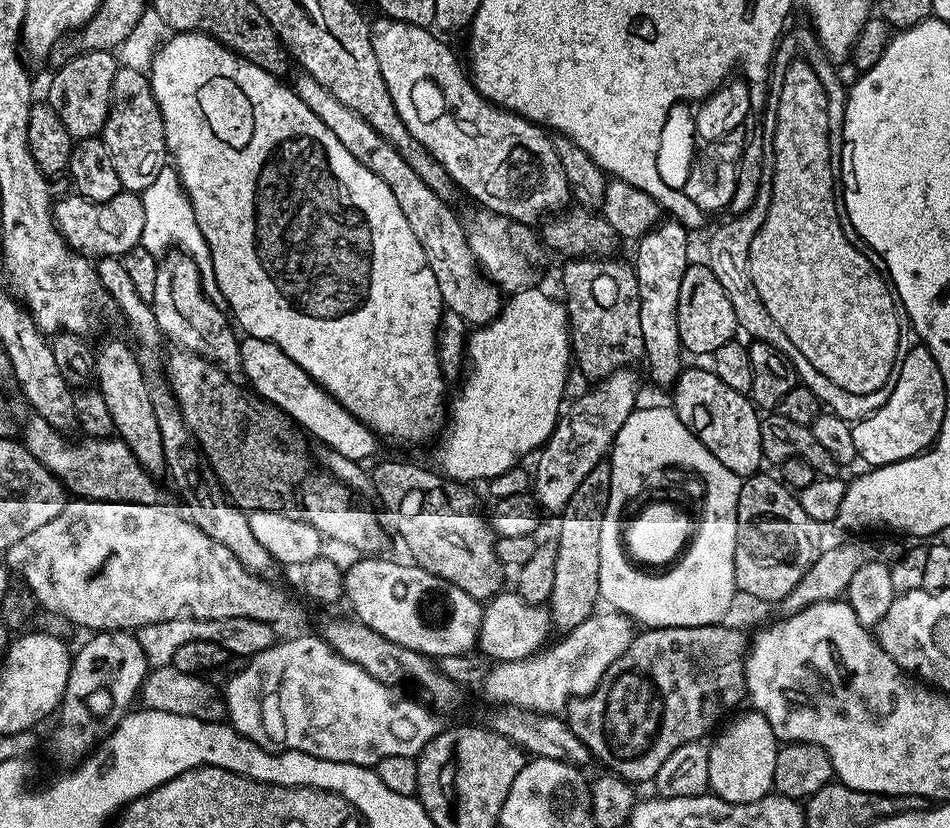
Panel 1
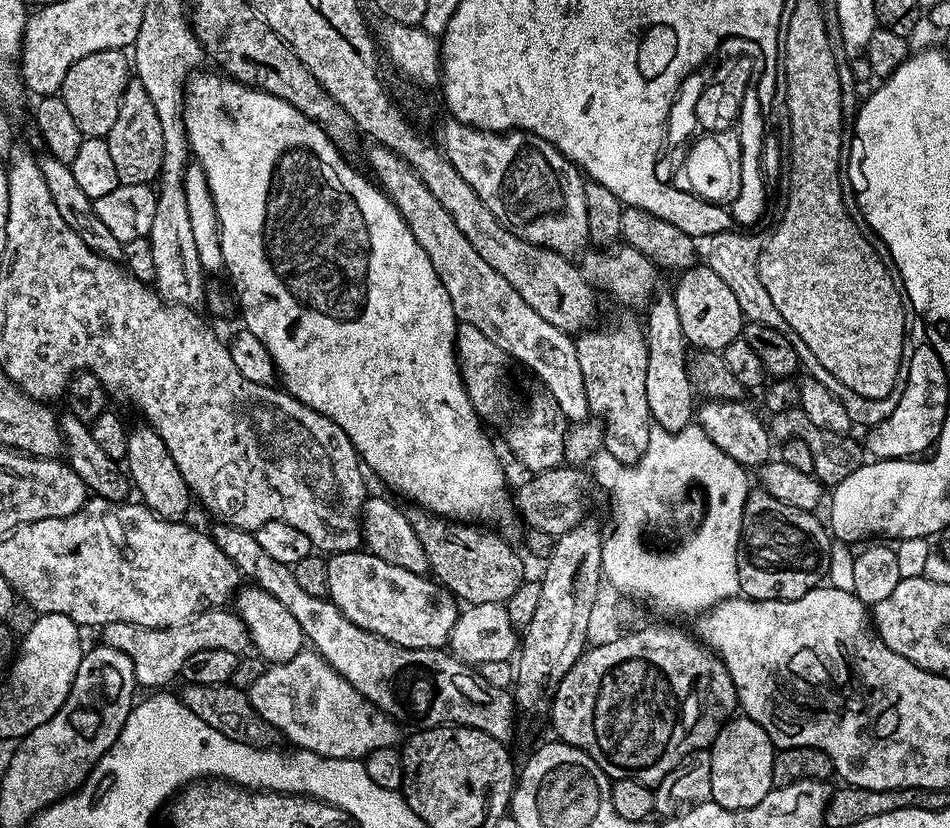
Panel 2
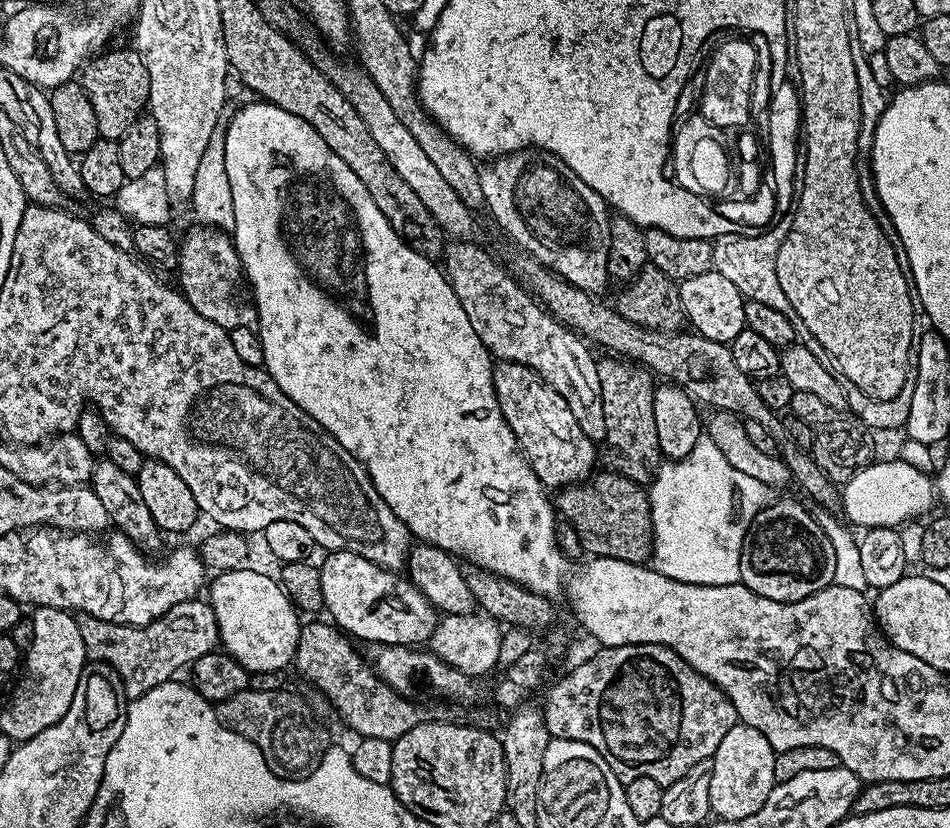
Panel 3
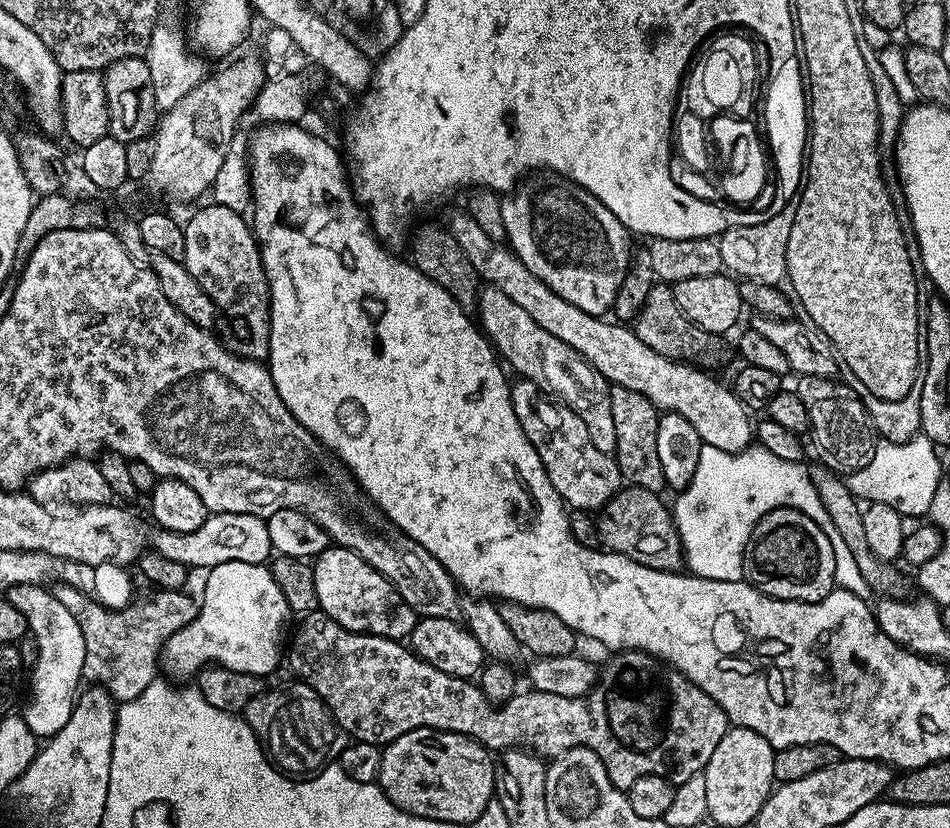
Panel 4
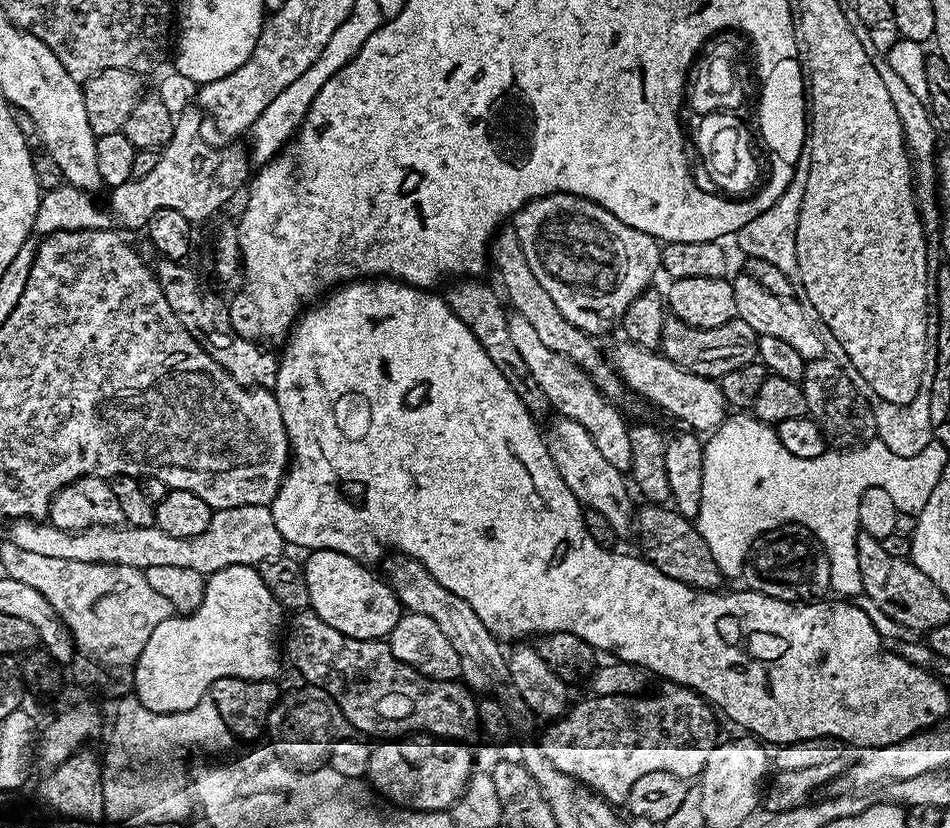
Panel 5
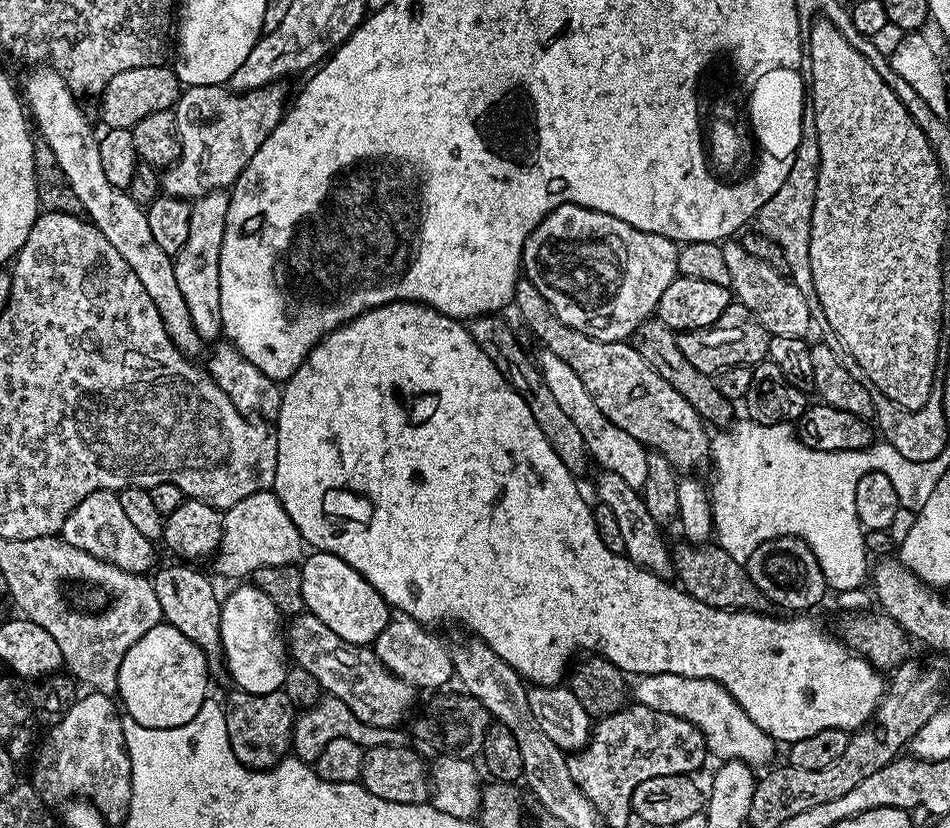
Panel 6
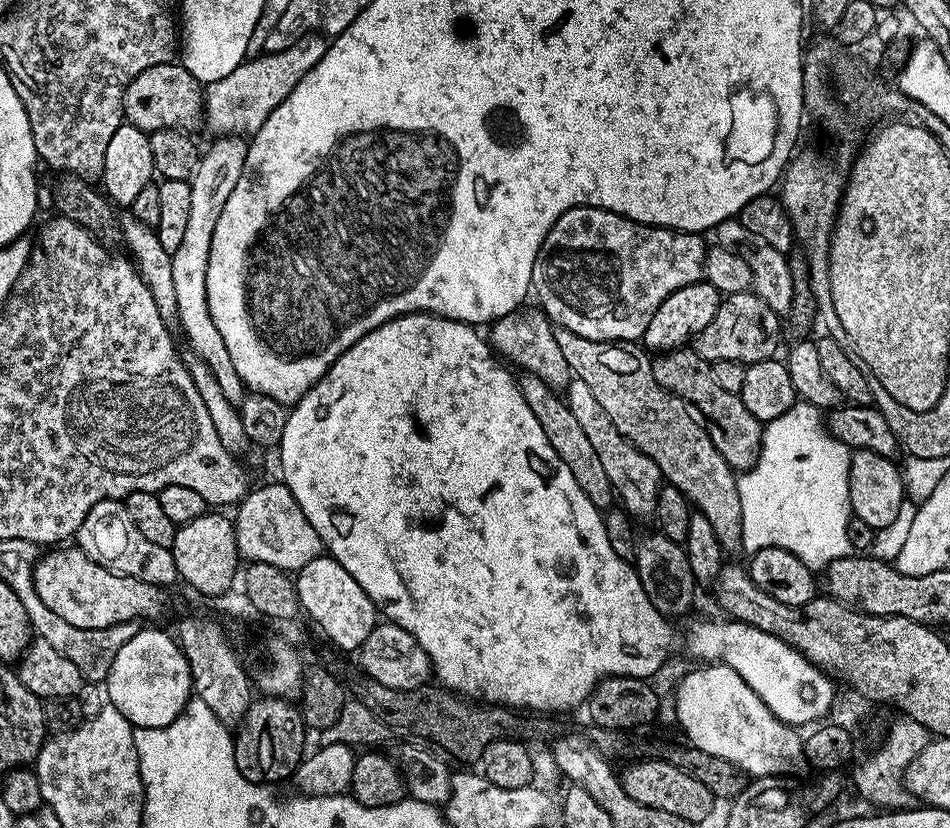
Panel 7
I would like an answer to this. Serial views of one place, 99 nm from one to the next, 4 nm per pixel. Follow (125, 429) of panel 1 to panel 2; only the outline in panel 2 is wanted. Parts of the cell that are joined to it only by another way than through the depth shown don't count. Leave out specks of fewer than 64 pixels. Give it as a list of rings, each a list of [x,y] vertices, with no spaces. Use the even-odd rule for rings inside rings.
[[[141,426],[133,427],[128,434],[128,458],[126,472],[130,477],[131,487],[139,499],[150,509],[155,516],[164,520],[183,521],[188,512],[188,507],[194,504],[194,497],[188,488],[186,478],[182,478],[182,470],[178,470],[178,462],[170,458],[170,450],[166,450],[166,442],[153,428]]]

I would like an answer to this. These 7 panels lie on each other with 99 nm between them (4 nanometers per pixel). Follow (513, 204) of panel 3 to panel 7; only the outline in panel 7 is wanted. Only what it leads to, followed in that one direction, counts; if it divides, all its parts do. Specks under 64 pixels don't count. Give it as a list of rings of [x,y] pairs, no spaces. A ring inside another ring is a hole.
[[[581,206],[566,210],[546,234],[534,258],[531,291],[537,296],[539,307],[556,328],[565,328],[582,338],[603,342],[636,342],[643,337],[654,310],[682,286],[704,280],[706,244],[695,232],[673,232],[639,224],[599,206]]]

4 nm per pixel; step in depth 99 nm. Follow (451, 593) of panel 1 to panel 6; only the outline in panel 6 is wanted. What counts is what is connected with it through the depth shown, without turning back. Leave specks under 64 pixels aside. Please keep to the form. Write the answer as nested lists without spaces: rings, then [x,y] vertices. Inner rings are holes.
[[[313,551],[311,555],[300,568],[305,609],[320,618],[346,642],[371,645],[378,634],[382,634],[390,619],[390,609],[382,594],[378,594],[378,590],[374,590],[374,586],[370,586],[370,582],[366,582],[358,570],[342,562],[342,558],[329,552]]]

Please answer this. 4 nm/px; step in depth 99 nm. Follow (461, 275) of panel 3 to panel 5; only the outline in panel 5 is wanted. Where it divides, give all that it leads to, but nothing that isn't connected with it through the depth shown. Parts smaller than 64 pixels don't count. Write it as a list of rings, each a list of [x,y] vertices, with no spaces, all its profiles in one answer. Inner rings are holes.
[[[515,314],[509,315],[508,325],[510,326],[510,339],[513,340],[518,355],[530,374],[534,374],[534,382],[542,386],[542,394],[546,394],[549,405],[556,408],[561,417],[565,420],[578,422],[590,438],[594,438],[594,446],[614,466],[614,470],[627,473],[632,466],[632,455],[630,454],[630,434],[628,433],[629,421],[624,421],[624,416],[619,412],[617,405],[609,400],[598,390],[591,378],[574,363],[570,358],[562,354],[556,354],[545,347],[538,338],[537,331],[526,322],[525,318]]]

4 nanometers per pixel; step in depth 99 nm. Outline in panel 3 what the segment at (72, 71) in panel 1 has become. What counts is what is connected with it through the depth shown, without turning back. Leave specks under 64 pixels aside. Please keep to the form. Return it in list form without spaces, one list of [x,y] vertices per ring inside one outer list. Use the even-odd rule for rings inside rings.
[[[133,47],[116,48],[97,53],[81,69],[78,82],[90,98],[94,108],[96,129],[99,137],[119,141],[133,121],[147,105],[150,80],[140,54]]]

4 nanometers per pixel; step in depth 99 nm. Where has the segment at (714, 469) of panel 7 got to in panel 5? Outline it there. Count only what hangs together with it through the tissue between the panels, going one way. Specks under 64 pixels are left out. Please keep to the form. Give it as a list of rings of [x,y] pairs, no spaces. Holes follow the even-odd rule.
[[[505,223],[497,229],[491,244],[489,245],[489,255],[492,264],[498,267],[500,272],[500,280],[504,284],[505,299],[510,300],[515,315],[522,316],[530,326],[537,331],[538,338],[545,347],[556,354],[562,354],[570,358],[591,378],[598,390],[605,397],[613,402],[620,401],[619,399],[626,394],[626,386],[607,357],[600,352],[593,337],[587,332],[580,331],[573,326],[564,315],[558,310],[551,301],[550,294],[547,294],[543,289],[542,284],[538,282],[534,276],[534,272],[530,270],[529,263],[526,261],[526,254],[522,251],[522,244],[518,240],[516,227],[513,223]]]

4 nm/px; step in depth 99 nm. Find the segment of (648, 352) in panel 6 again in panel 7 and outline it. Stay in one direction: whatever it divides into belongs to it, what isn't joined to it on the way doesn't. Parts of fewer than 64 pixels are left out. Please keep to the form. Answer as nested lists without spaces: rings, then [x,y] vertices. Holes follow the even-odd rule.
[[[685,346],[657,355],[652,360],[652,366],[658,385],[695,409],[711,442],[714,442],[714,446],[732,469],[742,473],[755,466],[764,437],[764,424],[754,418],[754,414],[750,414],[746,406],[742,406],[737,393],[722,390],[722,386],[714,382],[709,361],[701,358],[691,347]]]

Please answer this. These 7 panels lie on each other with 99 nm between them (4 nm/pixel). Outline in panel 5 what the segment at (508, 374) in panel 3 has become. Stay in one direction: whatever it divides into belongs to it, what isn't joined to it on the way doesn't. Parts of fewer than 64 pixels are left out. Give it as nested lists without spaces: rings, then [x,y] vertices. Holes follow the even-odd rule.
[[[556,418],[546,428],[546,439],[550,458],[554,458],[554,466],[558,466],[558,474],[562,474],[562,482],[566,482],[574,498],[578,498],[585,509],[593,508],[601,513],[610,522],[617,537],[624,538],[627,532],[631,533],[634,528],[634,507],[629,481],[625,473],[614,470],[614,466],[606,462],[598,446],[594,446],[594,438],[590,438],[590,434],[586,434],[578,422]]]

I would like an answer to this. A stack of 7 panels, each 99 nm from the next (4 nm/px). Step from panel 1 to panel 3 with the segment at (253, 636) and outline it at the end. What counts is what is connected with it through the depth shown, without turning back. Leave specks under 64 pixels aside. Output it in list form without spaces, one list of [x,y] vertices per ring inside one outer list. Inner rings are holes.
[[[204,598],[182,602],[165,616],[159,616],[154,622],[143,626],[115,624],[85,615],[81,615],[78,621],[87,659],[98,664],[109,664],[122,678],[124,694],[129,701],[173,679],[179,668],[187,669],[192,661],[202,658],[202,654],[217,651],[220,644],[216,615],[211,603]]]

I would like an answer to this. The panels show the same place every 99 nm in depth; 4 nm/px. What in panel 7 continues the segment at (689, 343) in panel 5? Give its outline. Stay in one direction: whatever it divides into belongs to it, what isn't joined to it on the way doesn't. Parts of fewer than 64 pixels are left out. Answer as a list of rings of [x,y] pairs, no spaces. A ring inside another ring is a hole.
[[[733,292],[721,299],[714,318],[710,318],[710,326],[695,337],[694,350],[709,362],[733,360],[747,366],[759,360],[773,359],[780,344],[780,320],[781,317],[770,310],[770,306],[766,306],[755,292]]]

